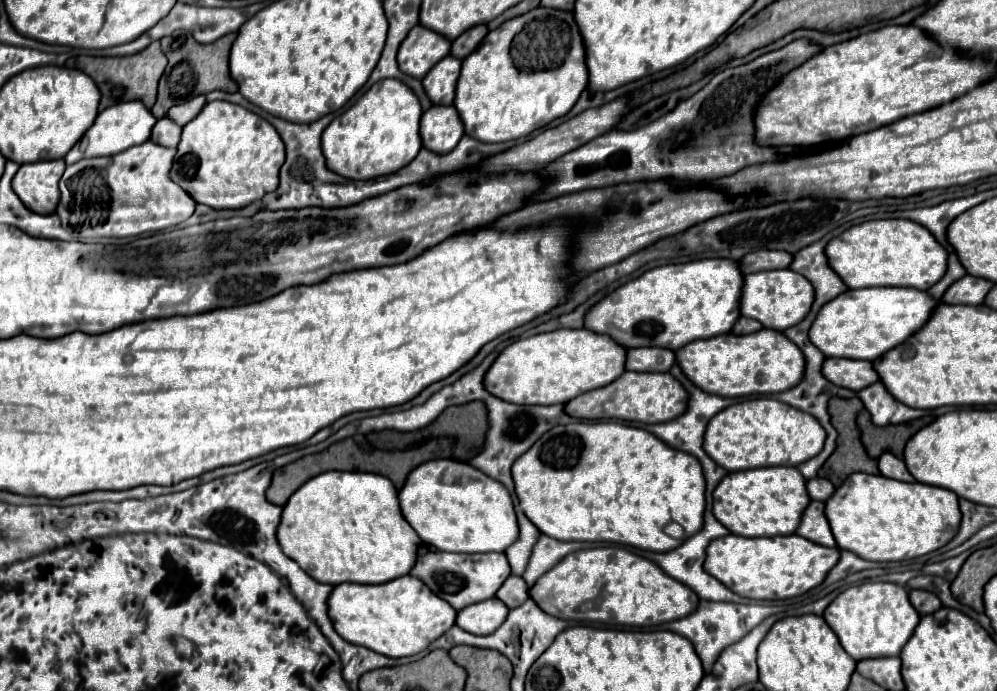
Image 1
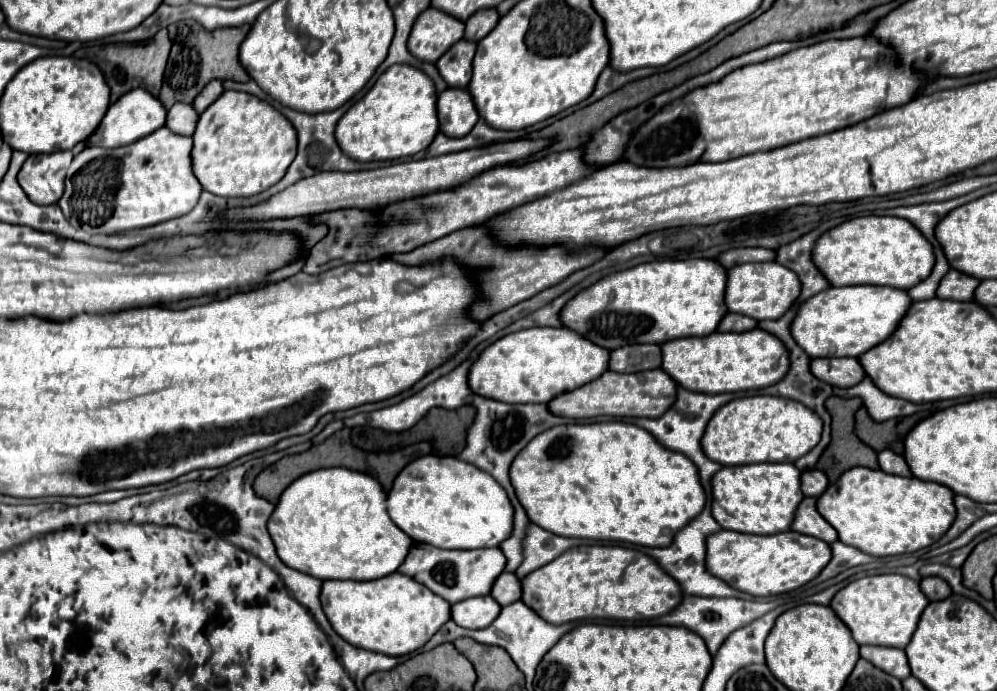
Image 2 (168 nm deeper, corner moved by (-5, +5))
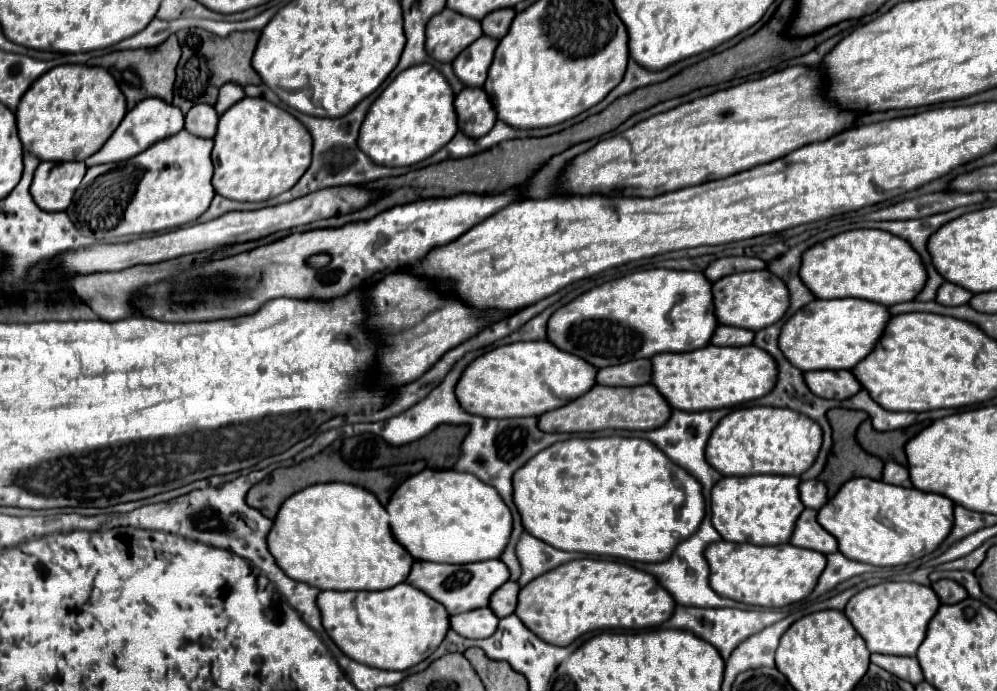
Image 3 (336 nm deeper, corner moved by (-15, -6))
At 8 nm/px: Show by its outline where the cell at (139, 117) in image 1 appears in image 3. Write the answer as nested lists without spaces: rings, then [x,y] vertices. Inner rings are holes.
[[[145,98],[133,110],[129,110],[125,114],[123,122],[117,126],[117,130],[111,134],[111,138],[103,144],[103,148],[99,152],[89,156],[85,160],[85,164],[95,166],[95,164],[105,164],[105,162],[129,160],[131,156],[137,156],[139,152],[147,150],[151,144],[155,144],[167,136],[173,136],[179,130],[183,130],[183,114],[179,108],[175,108],[173,104],[167,104],[161,98]]]

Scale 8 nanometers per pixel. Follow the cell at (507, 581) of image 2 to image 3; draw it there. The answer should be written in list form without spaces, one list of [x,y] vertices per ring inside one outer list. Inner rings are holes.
[[[507,580],[501,588],[497,588],[491,594],[489,606],[495,612],[497,618],[505,618],[509,614],[515,612],[515,604],[517,604],[517,594],[519,594],[519,584],[513,580]]]

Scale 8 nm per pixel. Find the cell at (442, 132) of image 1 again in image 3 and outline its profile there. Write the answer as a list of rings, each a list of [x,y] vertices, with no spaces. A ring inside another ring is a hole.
[[[463,88],[455,98],[459,130],[471,138],[485,136],[497,122],[495,106],[483,88]]]

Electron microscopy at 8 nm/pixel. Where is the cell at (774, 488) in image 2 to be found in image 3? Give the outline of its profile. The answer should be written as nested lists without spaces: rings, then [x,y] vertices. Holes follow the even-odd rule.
[[[723,476],[711,488],[711,522],[727,542],[749,542],[759,546],[787,544],[795,520],[803,512],[799,500],[799,478],[795,476]]]

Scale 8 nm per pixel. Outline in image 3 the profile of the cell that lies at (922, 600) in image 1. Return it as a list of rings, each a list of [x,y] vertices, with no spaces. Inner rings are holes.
[[[937,580],[931,588],[937,592],[941,604],[957,604],[969,596],[967,590],[955,580]]]

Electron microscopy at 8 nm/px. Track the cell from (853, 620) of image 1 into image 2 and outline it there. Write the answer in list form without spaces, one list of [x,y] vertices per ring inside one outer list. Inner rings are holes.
[[[873,575],[851,581],[831,601],[831,609],[849,627],[859,645],[881,645],[905,649],[917,629],[919,617],[927,607],[919,583],[903,575]]]

